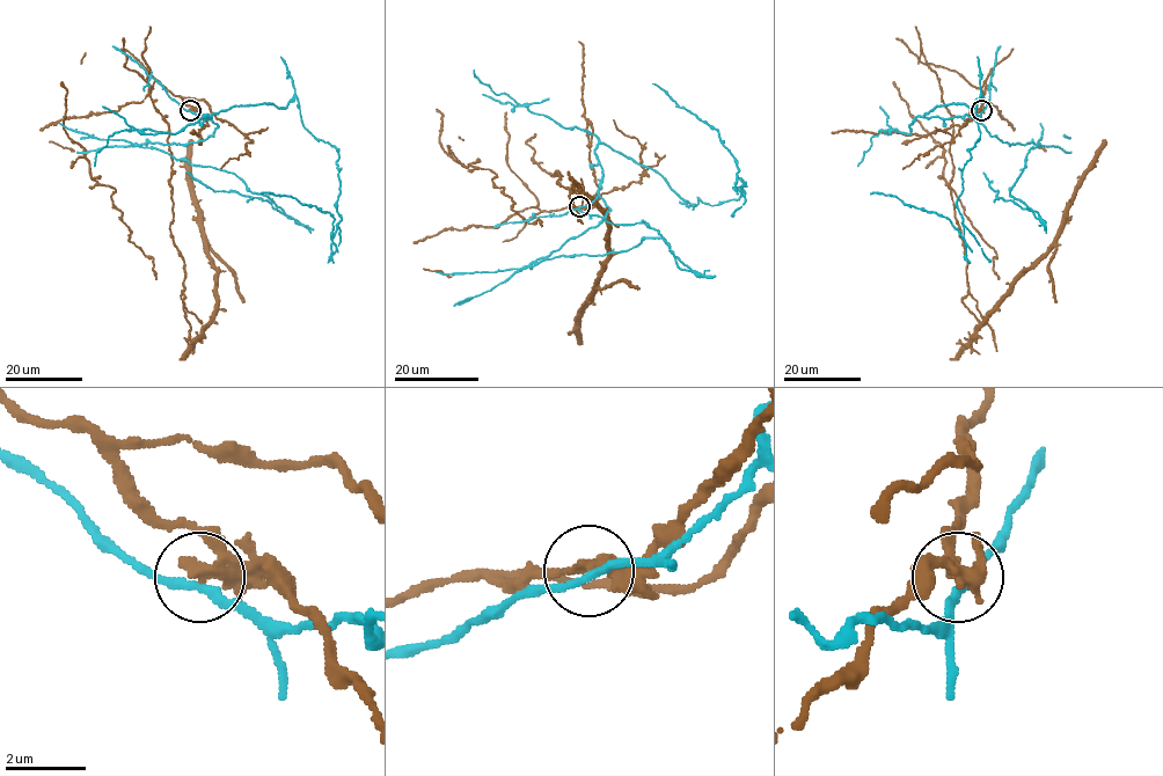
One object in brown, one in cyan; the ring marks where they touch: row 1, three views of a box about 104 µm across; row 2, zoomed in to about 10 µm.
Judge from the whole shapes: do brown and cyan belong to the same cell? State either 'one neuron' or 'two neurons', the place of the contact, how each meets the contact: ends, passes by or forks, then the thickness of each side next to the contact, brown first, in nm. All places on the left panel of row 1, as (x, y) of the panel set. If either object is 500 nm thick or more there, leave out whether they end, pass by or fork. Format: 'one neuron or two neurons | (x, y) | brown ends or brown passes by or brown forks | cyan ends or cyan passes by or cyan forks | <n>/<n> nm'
two neurons | (190, 110) | brown passes by | cyan passes by | 240/190 nm

